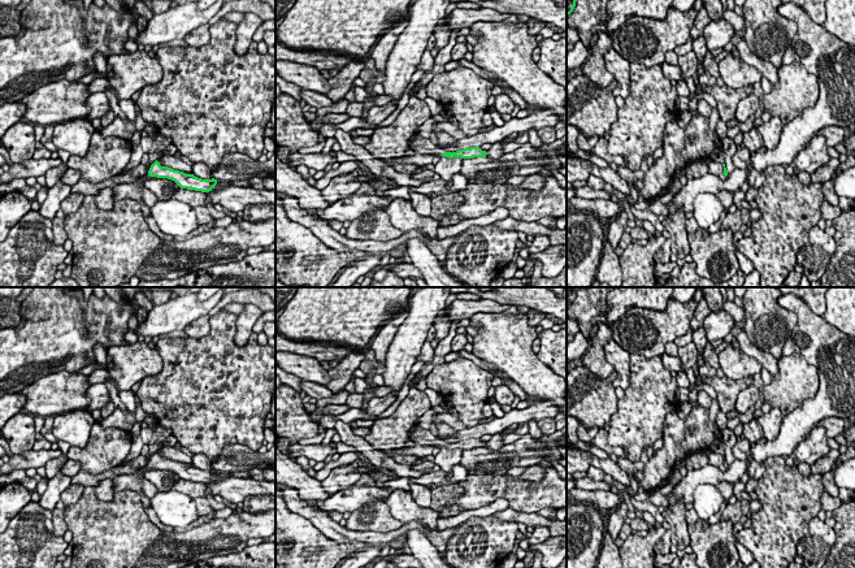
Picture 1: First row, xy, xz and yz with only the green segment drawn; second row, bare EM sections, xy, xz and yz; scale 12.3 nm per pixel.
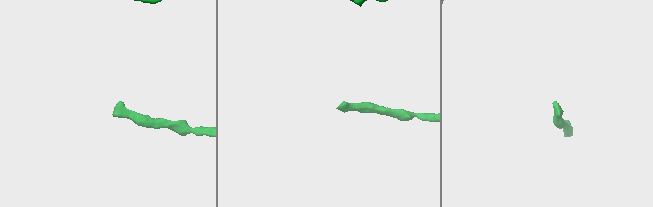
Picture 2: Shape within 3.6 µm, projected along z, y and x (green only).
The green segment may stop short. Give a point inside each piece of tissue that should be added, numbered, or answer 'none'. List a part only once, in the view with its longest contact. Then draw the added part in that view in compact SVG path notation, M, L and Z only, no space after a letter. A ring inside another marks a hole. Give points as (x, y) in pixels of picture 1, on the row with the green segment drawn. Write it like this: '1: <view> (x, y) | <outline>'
1: xz (419, 144) | M415 135L409 139L409 149L422 155L440 156L444 153L444 149L440 149L430 139L422 138L420 135Z

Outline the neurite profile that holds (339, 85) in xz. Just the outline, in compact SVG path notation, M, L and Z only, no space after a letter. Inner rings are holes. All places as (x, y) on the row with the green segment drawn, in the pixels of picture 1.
M368 58L361 60L360 62L350 61L339 73L327 79L330 84L330 91L326 94L333 103L338 103L344 99L344 95L351 88L351 84L355 78L359 78L360 71L364 69Z

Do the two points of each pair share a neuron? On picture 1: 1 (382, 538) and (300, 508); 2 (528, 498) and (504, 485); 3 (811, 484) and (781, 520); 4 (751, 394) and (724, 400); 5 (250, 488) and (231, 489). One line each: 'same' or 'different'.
1: same
2: same
3: same
4: different
5: same

